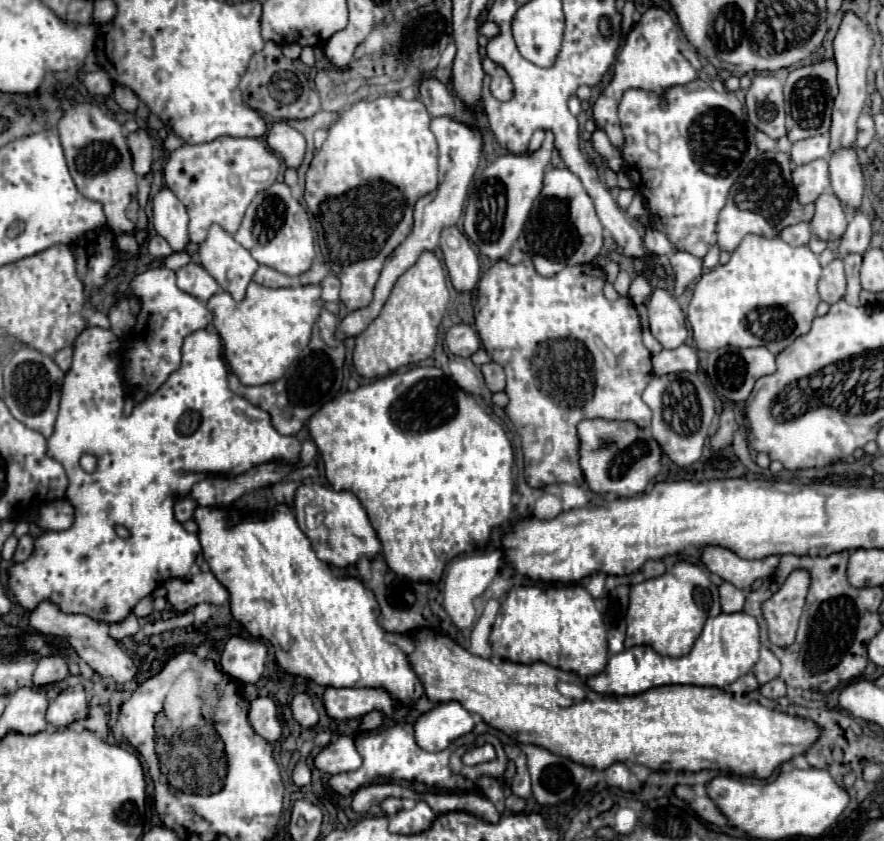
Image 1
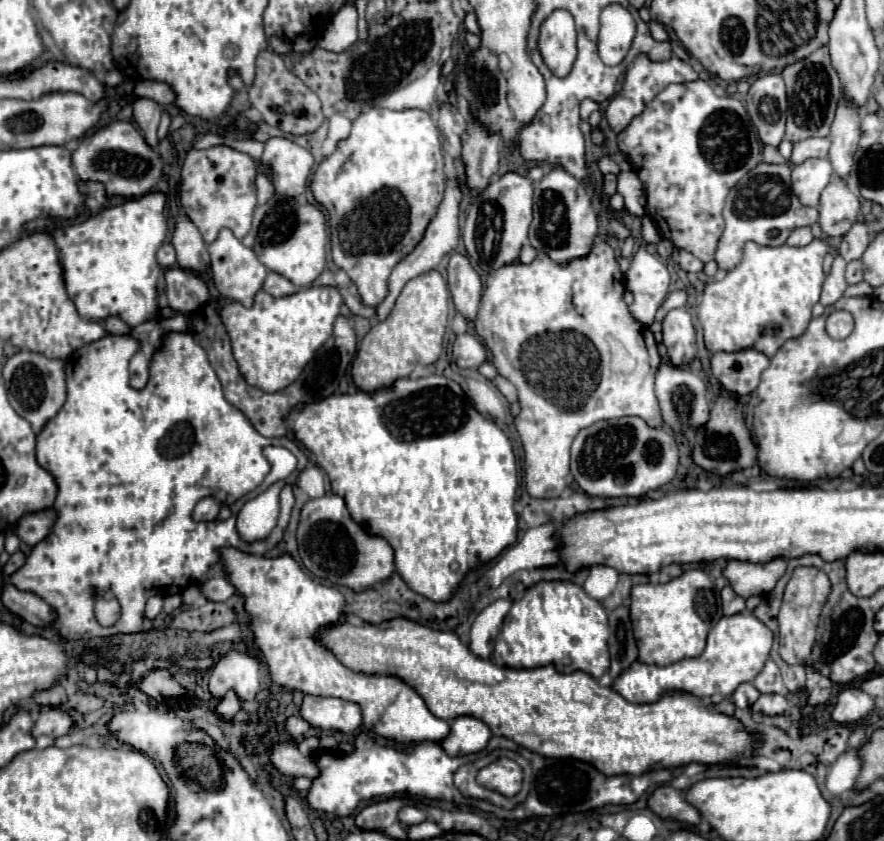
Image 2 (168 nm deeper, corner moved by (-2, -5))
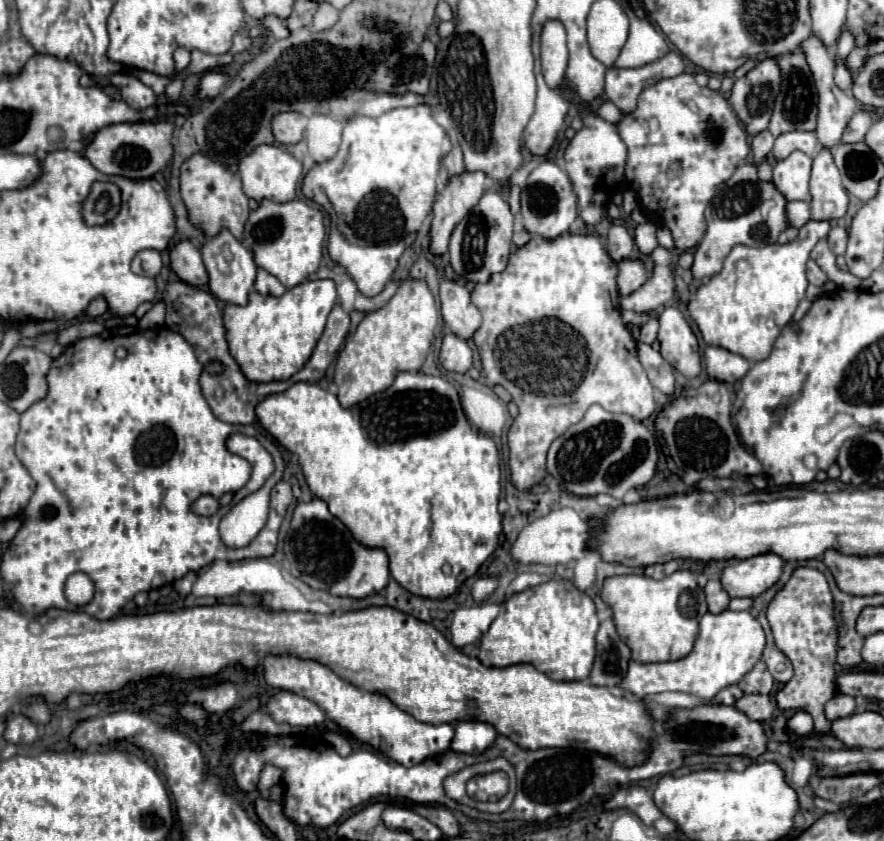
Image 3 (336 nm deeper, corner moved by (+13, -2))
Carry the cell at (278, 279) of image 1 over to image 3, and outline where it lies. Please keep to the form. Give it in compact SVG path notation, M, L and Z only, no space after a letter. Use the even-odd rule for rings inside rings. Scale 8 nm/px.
M258 269L258 277L256 277L254 287L262 295L284 295L284 291L286 291L286 287L264 269Z

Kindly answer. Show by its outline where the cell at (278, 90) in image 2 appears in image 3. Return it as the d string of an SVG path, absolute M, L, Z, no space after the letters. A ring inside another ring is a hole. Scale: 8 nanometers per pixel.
M278 113L272 121L272 131L278 143L294 145L302 139L308 119L300 113Z

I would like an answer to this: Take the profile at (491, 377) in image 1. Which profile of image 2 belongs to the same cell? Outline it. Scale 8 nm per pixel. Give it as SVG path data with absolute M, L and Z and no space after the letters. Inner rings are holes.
M495 376L493 380L491 380L497 388L499 388L499 392L509 400L509 402L515 402L517 400L517 392L515 392L515 386L507 380L507 378L503 378L503 376Z

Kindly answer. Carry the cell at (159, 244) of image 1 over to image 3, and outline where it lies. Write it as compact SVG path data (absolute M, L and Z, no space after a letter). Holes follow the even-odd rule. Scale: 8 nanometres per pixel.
M154 249L140 251L134 261L132 261L132 271L136 275L146 275L146 277L156 277L162 269L162 257Z

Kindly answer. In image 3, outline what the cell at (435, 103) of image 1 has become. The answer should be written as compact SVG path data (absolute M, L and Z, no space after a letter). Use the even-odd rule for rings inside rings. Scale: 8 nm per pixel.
M454 145L454 149L444 157L442 167L446 169L448 177L452 175L462 175L464 173L464 163L462 163L462 151L458 145Z

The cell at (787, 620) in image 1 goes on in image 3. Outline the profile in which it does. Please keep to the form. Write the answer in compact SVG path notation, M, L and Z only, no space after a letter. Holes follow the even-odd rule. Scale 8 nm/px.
M800 567L790 581L772 599L766 611L776 647L786 653L794 665L794 679L776 693L780 709L802 709L812 715L814 731L830 733L830 721L824 715L824 705L836 695L836 643L838 623L834 617L834 597L826 577L818 569Z

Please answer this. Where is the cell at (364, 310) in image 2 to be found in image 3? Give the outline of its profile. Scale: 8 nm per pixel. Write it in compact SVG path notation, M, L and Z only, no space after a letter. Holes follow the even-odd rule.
M392 279L392 281L384 287L384 291L382 291L380 295L376 295L376 297L358 295L358 299L356 299L356 309L358 309L358 311L364 311L364 313L370 313L370 311L376 311L376 309L384 307L384 303L390 301L390 297L396 293L396 289L400 287L400 283L402 283L402 279Z

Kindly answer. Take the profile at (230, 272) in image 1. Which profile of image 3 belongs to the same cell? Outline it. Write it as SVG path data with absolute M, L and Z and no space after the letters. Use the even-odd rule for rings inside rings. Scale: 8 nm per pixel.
M220 231L218 237L208 239L202 245L202 257L204 257L204 265L206 265L208 275L210 275L208 287L210 287L212 295L216 295L216 299L220 299L224 303L246 305L248 293L250 293L254 279L256 279L256 263L254 263L252 251L248 251L238 239L234 239L234 235L230 231ZM222 251L226 251L226 269L224 269L224 263L220 261Z

